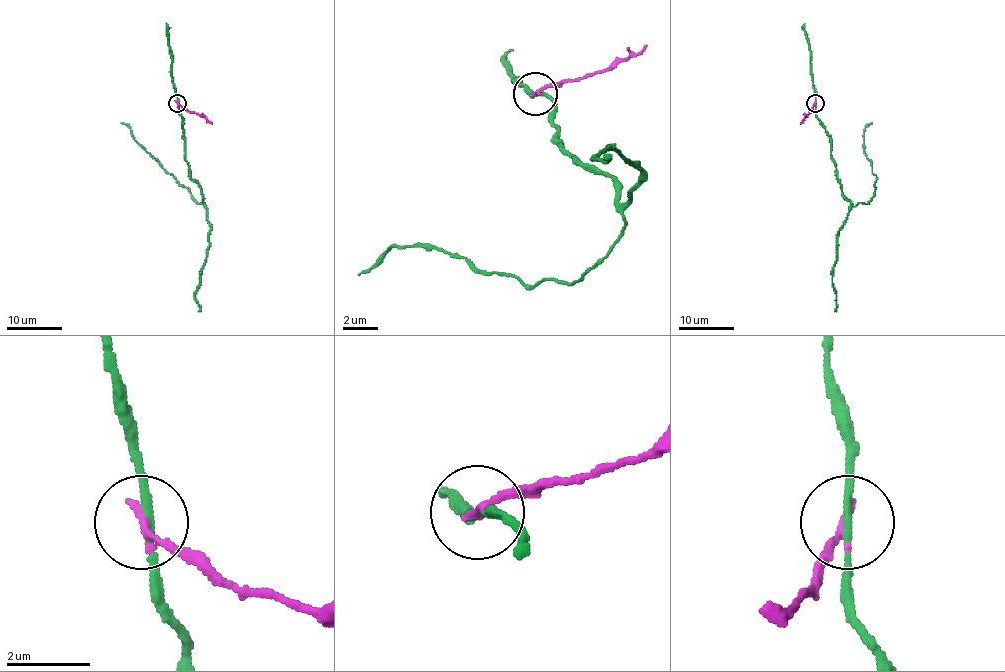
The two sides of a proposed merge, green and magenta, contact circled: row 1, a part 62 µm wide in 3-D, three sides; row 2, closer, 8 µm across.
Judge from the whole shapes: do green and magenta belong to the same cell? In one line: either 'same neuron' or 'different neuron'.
different neuron

